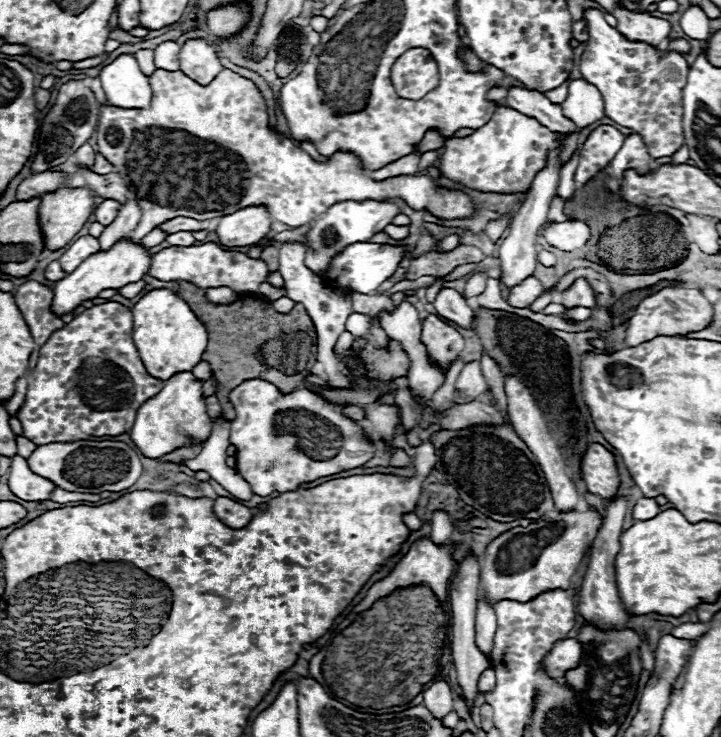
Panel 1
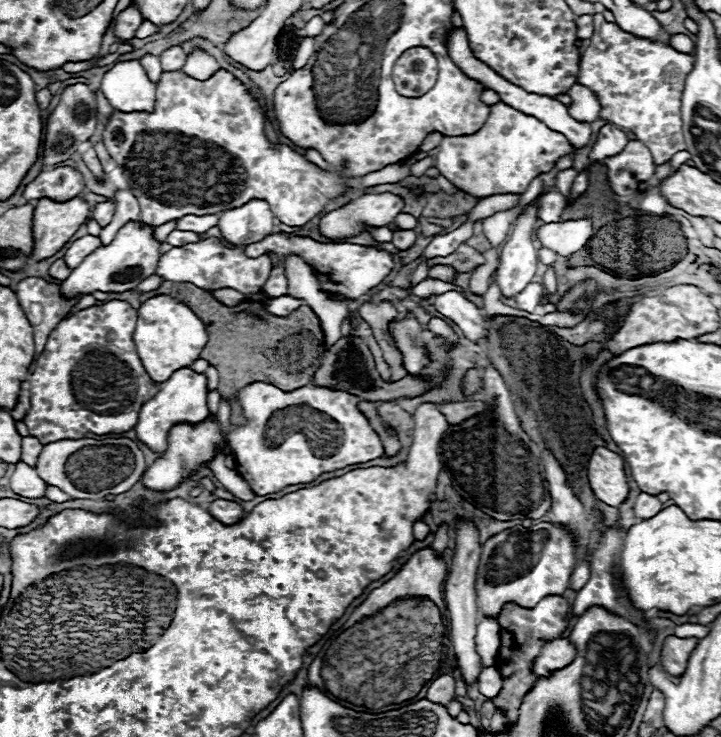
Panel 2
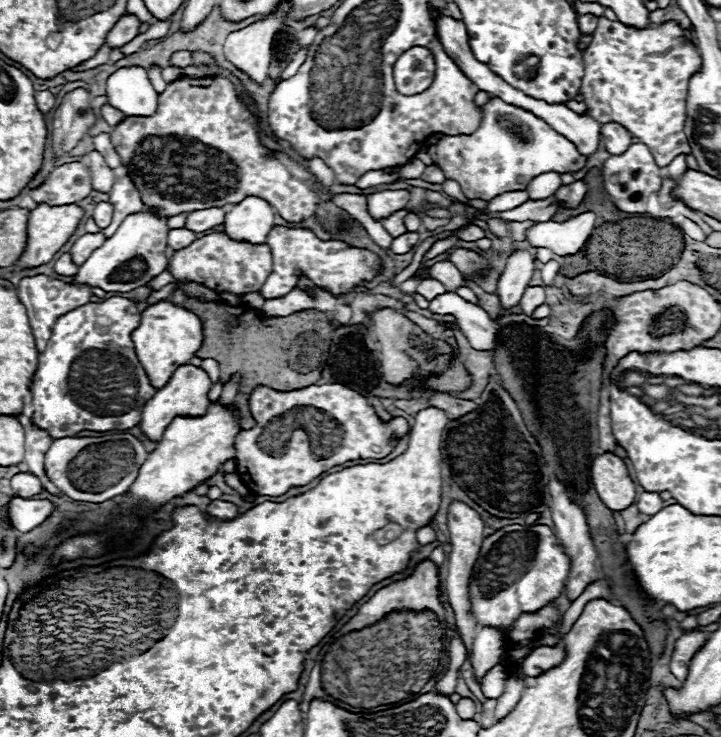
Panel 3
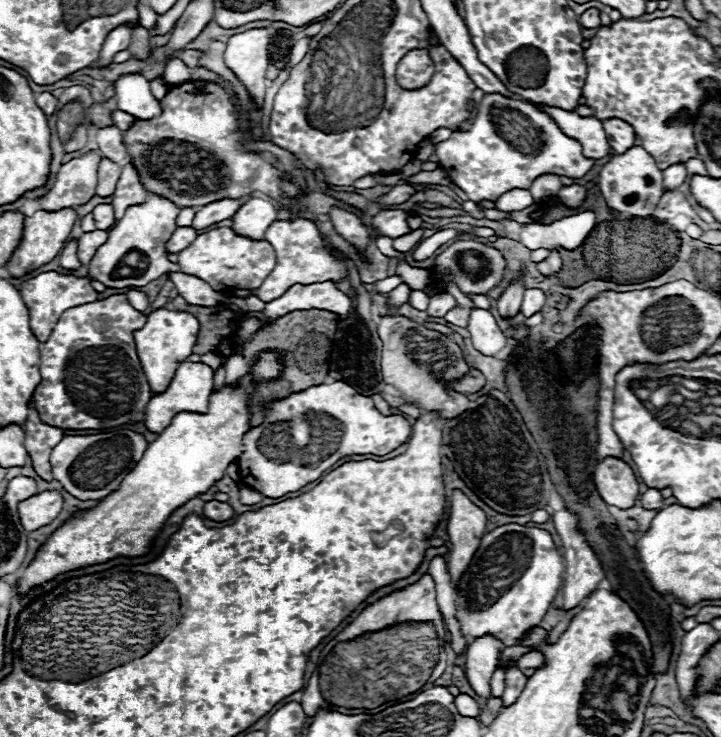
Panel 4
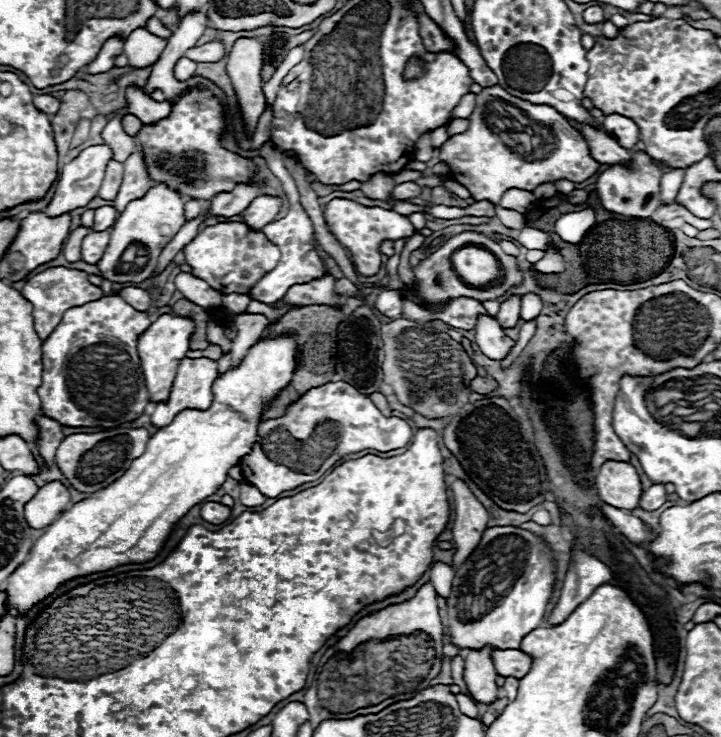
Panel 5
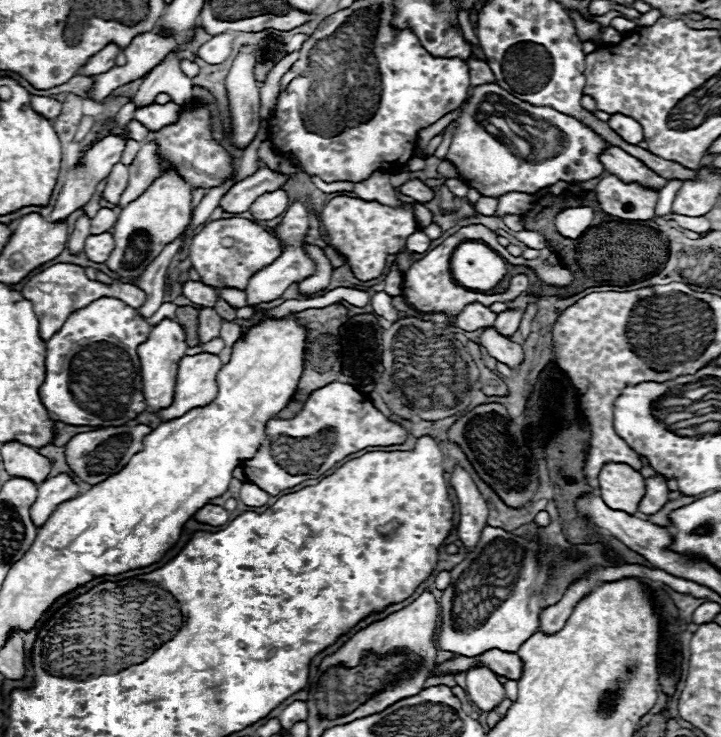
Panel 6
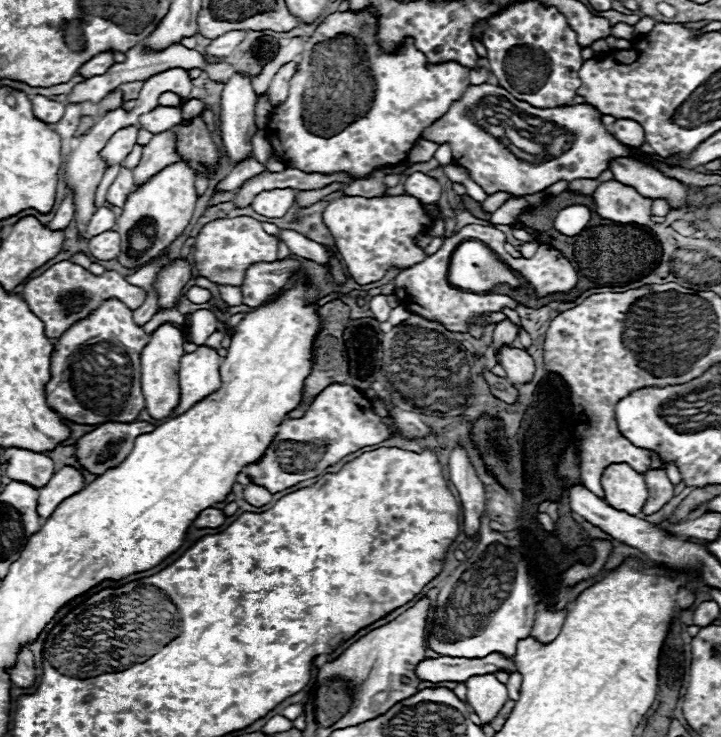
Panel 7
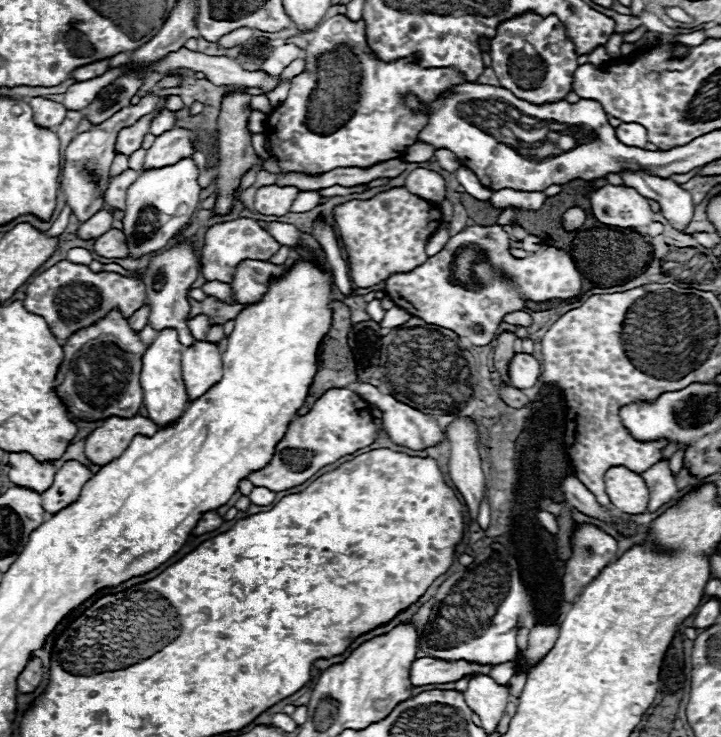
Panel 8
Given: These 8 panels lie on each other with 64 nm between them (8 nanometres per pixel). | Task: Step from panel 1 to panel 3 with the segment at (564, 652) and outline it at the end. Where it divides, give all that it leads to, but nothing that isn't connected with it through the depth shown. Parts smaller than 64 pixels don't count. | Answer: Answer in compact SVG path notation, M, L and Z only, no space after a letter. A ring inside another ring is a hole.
M562 640L550 648L550 646L542 646L532 650L524 662L522 662L522 670L526 676L538 676L550 668L554 668L554 664L562 662Z

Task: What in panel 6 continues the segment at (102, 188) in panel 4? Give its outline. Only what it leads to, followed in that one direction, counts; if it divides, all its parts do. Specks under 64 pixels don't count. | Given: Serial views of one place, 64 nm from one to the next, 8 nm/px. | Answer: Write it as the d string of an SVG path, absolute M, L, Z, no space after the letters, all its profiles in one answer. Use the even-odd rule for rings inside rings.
M116 164L108 176L108 184L104 188L104 200L118 204L126 186L128 186L128 168L124 164Z

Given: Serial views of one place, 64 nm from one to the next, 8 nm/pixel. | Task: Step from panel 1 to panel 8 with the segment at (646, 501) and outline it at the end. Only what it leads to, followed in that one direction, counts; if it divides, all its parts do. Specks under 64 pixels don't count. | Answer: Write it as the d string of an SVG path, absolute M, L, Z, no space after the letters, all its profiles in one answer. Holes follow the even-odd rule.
M668 460L656 462L652 468L640 474L650 490L650 502L648 502L648 512L656 512L660 506L670 502L676 494L676 480L672 476L672 470L668 466Z

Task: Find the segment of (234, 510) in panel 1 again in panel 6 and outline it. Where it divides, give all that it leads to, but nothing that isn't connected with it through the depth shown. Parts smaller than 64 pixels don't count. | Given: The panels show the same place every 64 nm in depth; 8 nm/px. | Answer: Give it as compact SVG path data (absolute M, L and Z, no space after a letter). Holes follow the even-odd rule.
M208 504L204 508L200 508L194 516L198 522L202 524L210 524L210 526L222 526L228 522L228 510L224 510L222 506L214 506L214 504Z

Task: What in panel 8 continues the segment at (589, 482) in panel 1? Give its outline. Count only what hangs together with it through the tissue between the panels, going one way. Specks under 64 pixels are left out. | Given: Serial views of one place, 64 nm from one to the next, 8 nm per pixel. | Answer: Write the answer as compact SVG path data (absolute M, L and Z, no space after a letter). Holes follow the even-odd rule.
M610 468L604 476L606 494L622 514L644 514L648 508L648 486L642 476L626 468Z

